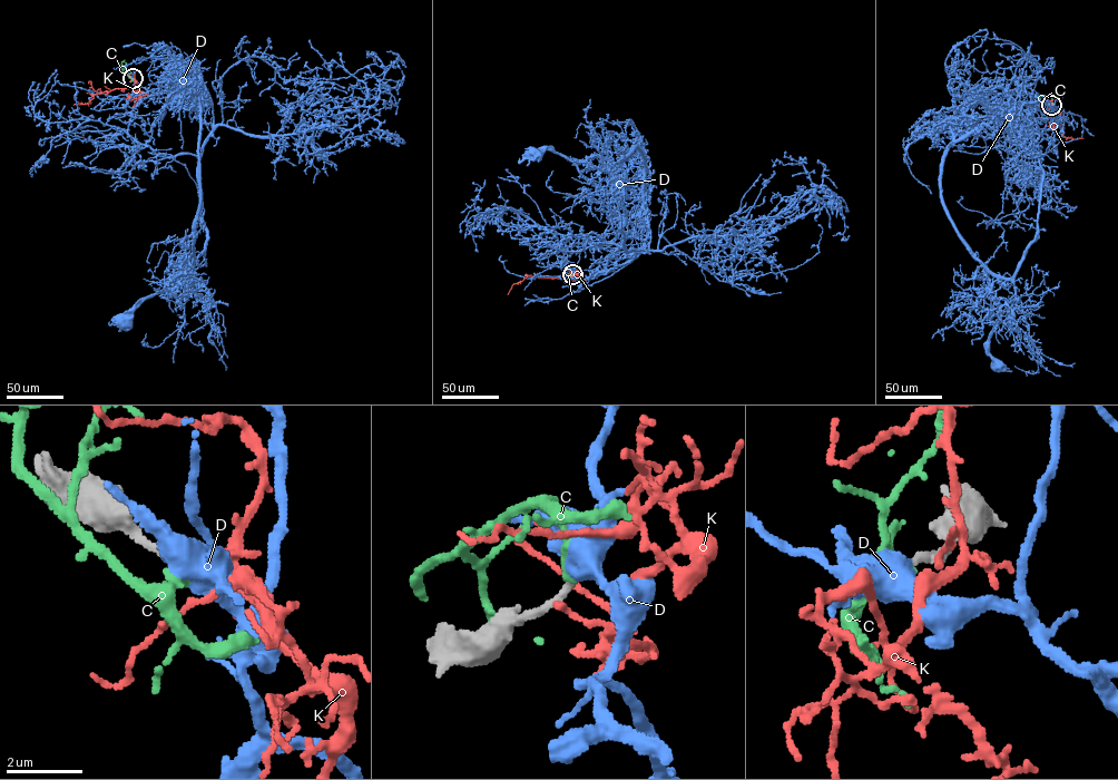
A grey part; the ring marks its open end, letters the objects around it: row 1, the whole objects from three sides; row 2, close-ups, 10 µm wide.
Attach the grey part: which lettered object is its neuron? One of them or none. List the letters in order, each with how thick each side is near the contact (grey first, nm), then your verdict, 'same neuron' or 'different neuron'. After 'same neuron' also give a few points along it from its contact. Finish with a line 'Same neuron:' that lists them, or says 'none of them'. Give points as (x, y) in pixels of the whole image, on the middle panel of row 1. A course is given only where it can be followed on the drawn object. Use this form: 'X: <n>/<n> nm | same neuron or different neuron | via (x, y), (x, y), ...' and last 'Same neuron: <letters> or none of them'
C: 220/190 nm | different neuron
D: 220/750 nm | same neuron | via (572, 274), (582, 282), (645, 251), (626, 250), (619, 227), (623, 205), (613, 194), (559, 154), (535, 152)
K: 280/160 nm | different neuron
Same neuron: D

